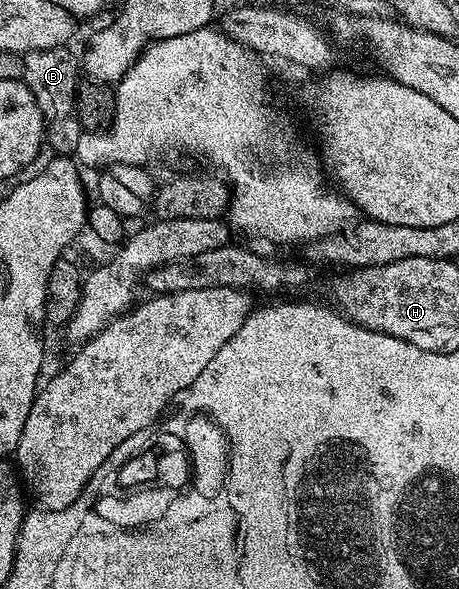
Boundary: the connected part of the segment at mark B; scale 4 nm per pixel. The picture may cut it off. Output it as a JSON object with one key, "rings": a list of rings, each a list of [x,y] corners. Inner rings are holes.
{"rings":[[[53,47],[43,51],[28,51],[22,56],[22,79],[36,97],[36,105],[42,114],[45,146],[51,147],[54,153],[62,157],[74,155],[76,145],[84,133],[74,104],[74,94],[77,93],[80,82],[78,63],[68,52],[69,50]]]}

